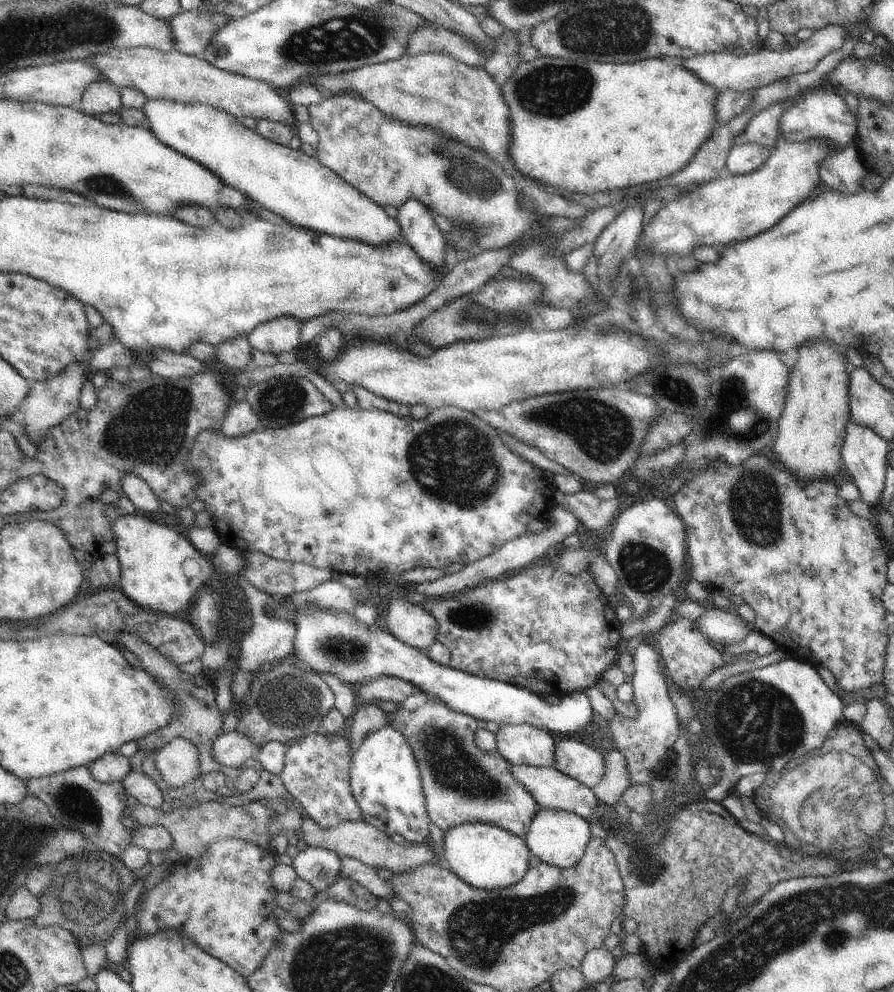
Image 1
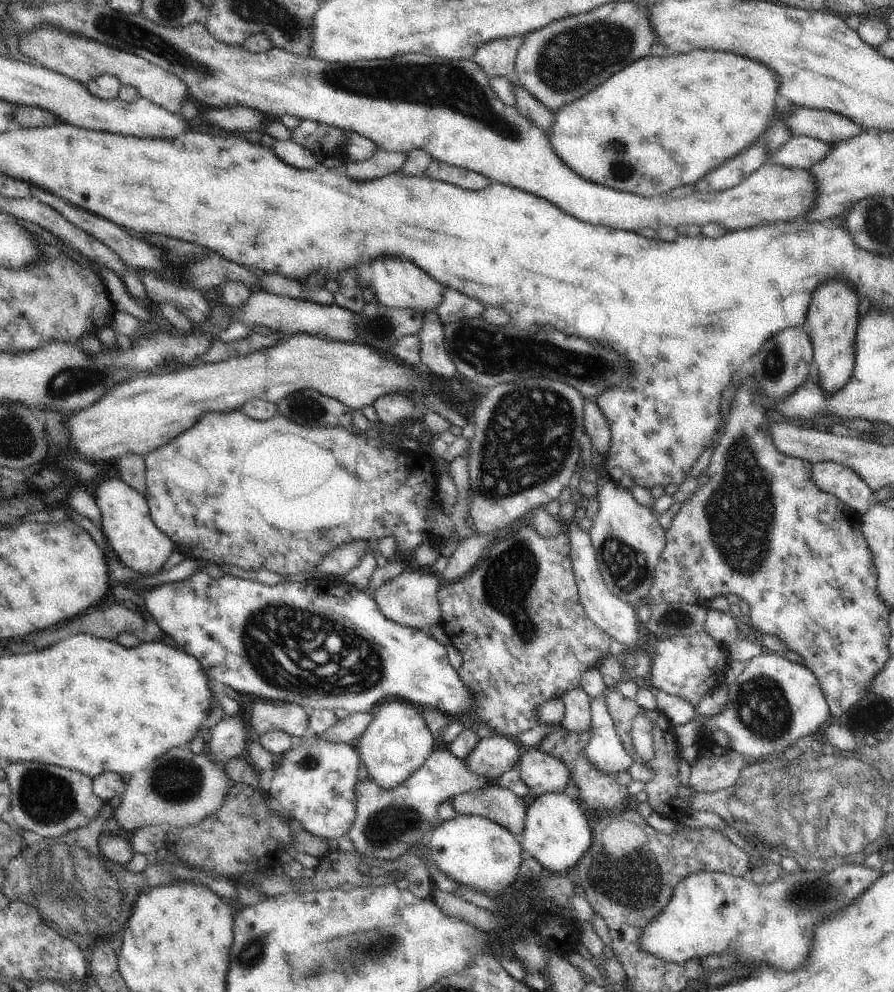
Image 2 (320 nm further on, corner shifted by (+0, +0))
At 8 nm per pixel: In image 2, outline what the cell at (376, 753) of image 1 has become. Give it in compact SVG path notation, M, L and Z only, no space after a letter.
M390 698L377 705L374 710L374 718L367 724L363 735L355 743L360 760L366 765L368 777L374 779L379 787L385 789L393 789L402 784L408 776L424 764L424 761L438 746L439 739L430 732L422 710L418 710L414 703L406 699L398 698Z

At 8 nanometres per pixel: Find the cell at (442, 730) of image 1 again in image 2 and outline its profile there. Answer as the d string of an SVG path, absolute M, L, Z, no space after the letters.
M490 787L456 795L453 806L458 815L478 815L502 825L519 837L525 827L529 799L517 796L512 790Z

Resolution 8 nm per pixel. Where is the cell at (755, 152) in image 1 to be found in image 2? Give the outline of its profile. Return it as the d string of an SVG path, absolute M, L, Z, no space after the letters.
M792 137L770 162L799 169L810 169L831 152L831 144L812 137Z

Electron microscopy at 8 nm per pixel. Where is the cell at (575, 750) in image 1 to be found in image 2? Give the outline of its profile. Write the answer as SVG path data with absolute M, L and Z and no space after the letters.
M539 748L523 750L517 765L520 780L526 784L530 798L569 791L570 773L566 765Z

